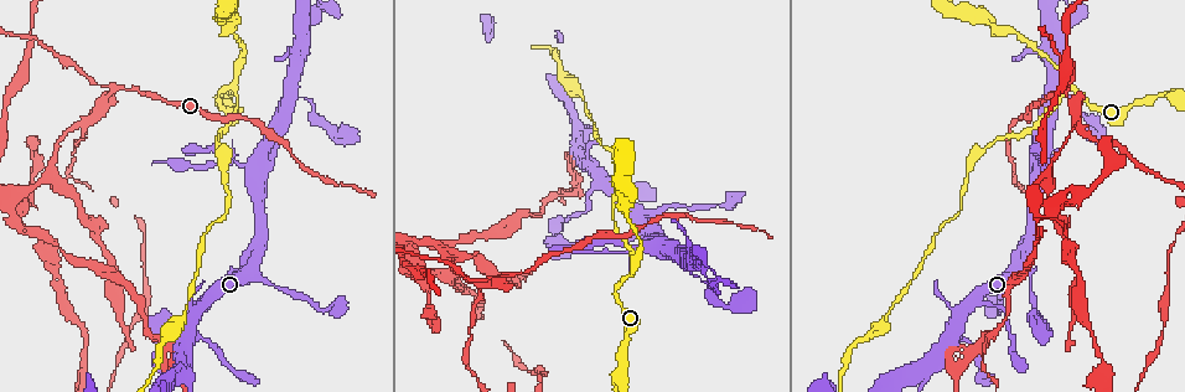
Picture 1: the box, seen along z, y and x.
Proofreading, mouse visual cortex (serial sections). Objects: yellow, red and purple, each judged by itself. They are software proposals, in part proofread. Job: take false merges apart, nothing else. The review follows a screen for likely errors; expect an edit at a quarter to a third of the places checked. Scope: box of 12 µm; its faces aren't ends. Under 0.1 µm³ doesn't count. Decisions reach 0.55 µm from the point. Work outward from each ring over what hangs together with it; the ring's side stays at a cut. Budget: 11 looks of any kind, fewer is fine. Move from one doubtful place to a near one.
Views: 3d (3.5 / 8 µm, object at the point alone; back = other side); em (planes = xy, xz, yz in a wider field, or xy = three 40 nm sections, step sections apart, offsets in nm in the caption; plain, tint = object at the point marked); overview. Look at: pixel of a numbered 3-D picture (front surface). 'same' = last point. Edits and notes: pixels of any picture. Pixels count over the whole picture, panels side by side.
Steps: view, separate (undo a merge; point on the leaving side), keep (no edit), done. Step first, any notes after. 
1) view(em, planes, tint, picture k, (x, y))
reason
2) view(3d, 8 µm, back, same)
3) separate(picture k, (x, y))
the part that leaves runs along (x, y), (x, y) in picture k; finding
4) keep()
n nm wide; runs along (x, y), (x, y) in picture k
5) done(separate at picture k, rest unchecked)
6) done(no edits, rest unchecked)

view(3d, 3.5 µm, picture 1, (1056, 79))
arms part here

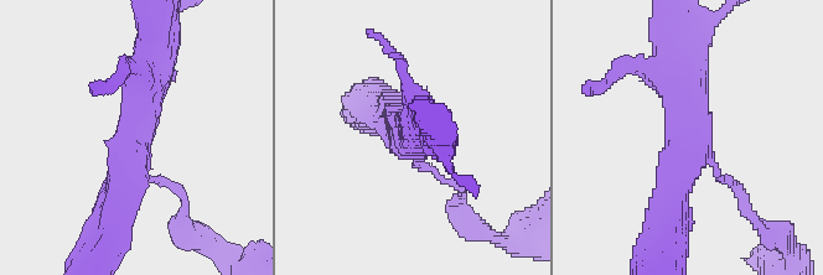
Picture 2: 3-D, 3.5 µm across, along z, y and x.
view(em, xy, step 5, tint, picture 2, (690, 141))
3 arms; arms of 100, 450, 500 nm; shape alone is not enough

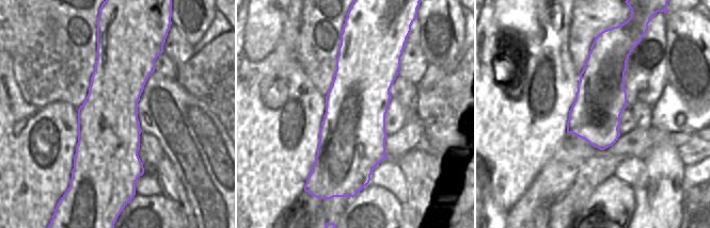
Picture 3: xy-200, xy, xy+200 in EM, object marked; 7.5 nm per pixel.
keep()
runs along (115, 216), (138, 113), (158, 63) in picture 2; all the same cell

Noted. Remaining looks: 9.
view(3d, 3.5 µm, picture 1, (1075, 89))
abrupt turn

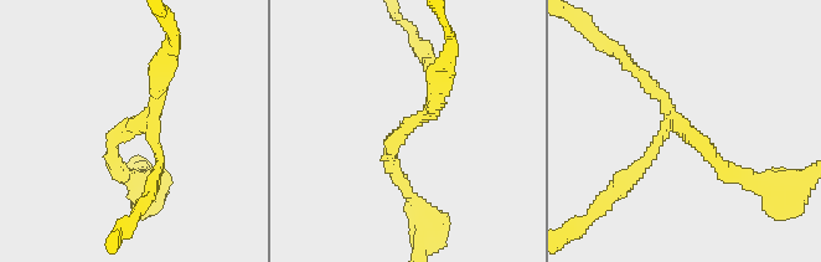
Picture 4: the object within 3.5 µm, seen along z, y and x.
view(em, planes, tint, picture 4, (675, 129))
3 arms; arms of 150, 200, 200 nm

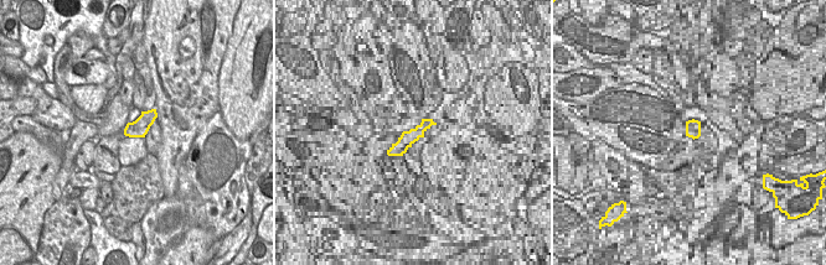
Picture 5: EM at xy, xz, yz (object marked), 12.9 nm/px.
separate(picture 4, (626, 173))
the part that leaves runs along (657, 143), (633, 176), (582, 222) in picture 4; a second cell is stuck on

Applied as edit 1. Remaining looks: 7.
view(overview)

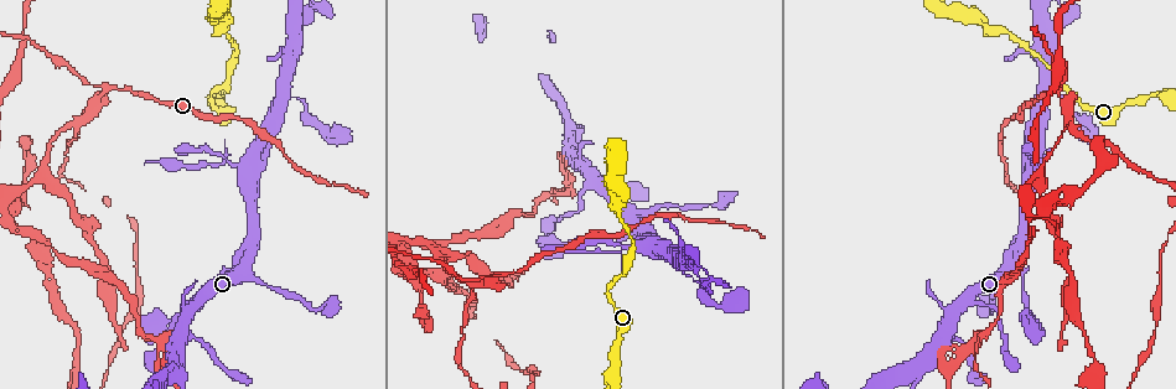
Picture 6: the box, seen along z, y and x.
view(3d, 3.5 µm, picture 6, (503, 273))
a fork

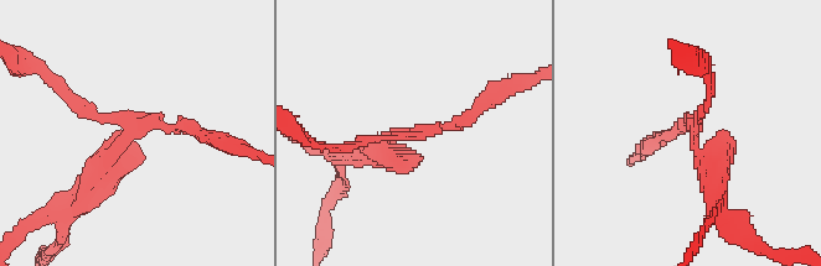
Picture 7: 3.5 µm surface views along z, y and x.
view(em, xy, step 1, tint, picture 7, (696, 127))
3 arms; arms of 150, 200, 300 nm; need the tissue

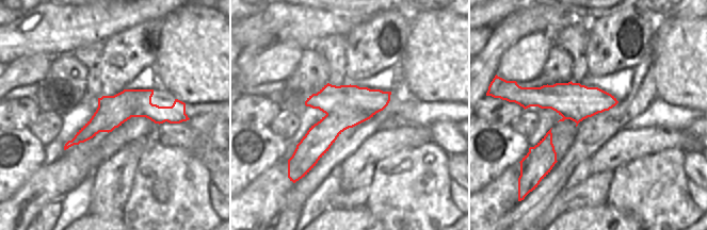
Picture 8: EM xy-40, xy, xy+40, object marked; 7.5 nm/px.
separate(picture 7, (728, 154))
320 nm wide; the part that leaves runs along (695, 129), (717, 213) in picture 7; two cells meet here

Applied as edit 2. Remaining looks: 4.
view(3d, 3.5 µm, picture 6, (593, 178))

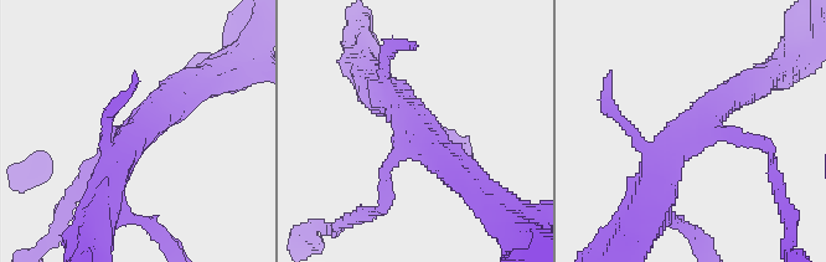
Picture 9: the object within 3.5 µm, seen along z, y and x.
view(em, xy, step 2, tint, picture 9, (143, 126))
3 arms; arms of 200, 350, 400 nm; need the tissue

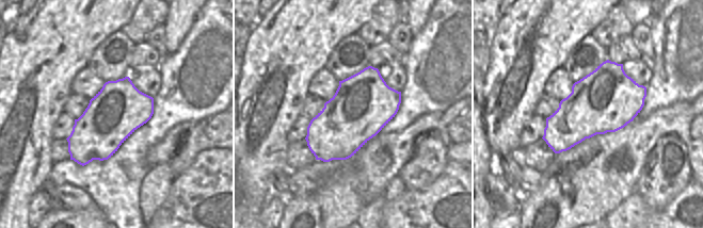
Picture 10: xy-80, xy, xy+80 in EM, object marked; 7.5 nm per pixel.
keep()
runs along (754, 87), (710, 109), (652, 185) in picture 9; all the same cell

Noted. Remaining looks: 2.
done(separate at picture 4, separate at picture 7, rest unchecked)

